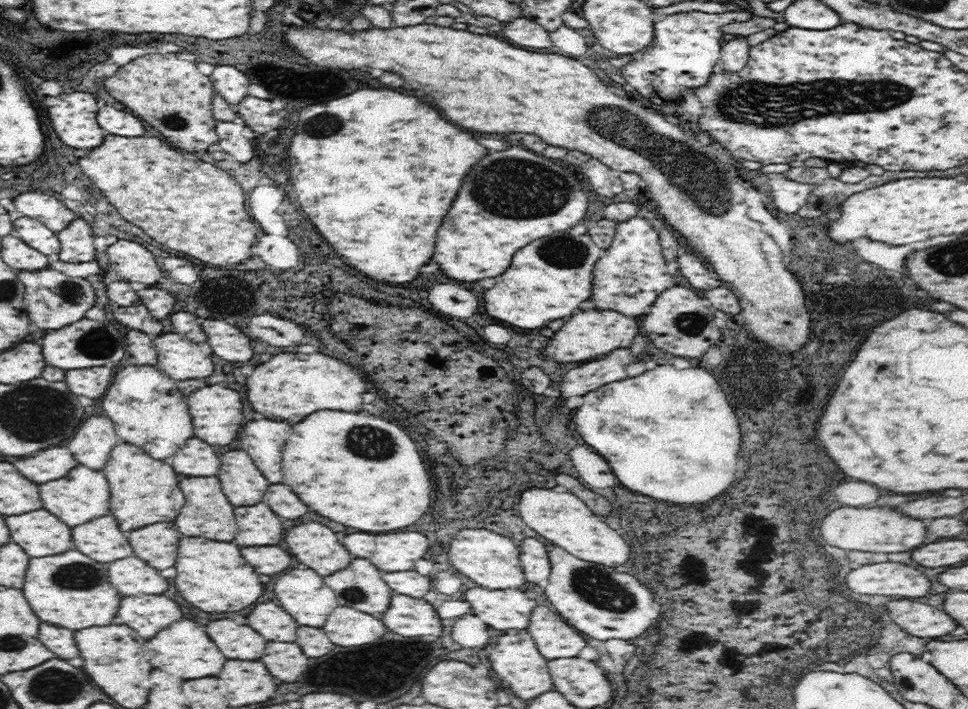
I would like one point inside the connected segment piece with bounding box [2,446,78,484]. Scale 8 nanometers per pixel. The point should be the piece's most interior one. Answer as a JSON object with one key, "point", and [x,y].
{"point":[50,464]}

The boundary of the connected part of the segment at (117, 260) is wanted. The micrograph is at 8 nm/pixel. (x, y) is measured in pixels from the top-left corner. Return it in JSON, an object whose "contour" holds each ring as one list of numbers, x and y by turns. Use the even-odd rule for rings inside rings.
{"contour":[[118,240,106,250,110,270,116,270,124,282,142,282,146,286,156,286,162,276,166,276,156,264,152,252,148,252,142,244]]}

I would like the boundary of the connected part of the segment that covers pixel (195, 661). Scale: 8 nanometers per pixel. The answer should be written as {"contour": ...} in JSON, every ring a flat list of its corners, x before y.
{"contour":[[180,620,176,624,170,624,168,628,160,630,152,640,148,640,144,644,144,650,154,668,180,676,184,680,216,676,222,670,222,664,226,662,226,658,216,648,216,644,212,644,212,640,206,636,206,632,192,620]]}

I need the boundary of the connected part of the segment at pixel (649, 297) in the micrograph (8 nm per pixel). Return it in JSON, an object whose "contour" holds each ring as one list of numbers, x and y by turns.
{"contour":[[632,218,620,222,616,228,616,236,612,246,604,250,600,260,594,266,592,278,592,304,596,310,616,310,624,316,636,318,648,314,652,304,656,304,658,296,676,286,676,276,668,274,666,258,662,254,660,232,650,226,646,218]]}

